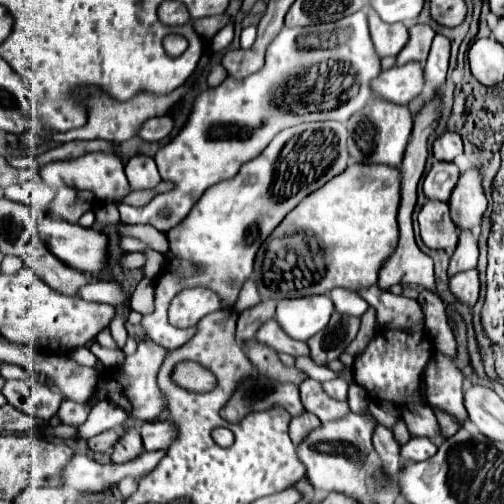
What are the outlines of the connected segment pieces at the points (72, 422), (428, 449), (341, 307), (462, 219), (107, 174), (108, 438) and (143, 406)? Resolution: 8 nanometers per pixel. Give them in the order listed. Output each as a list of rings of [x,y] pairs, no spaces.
[[[63,400],[57,416],[67,426],[79,426],[81,422],[85,422],[87,410],[85,410],[83,404],[77,404],[77,402],[71,402],[71,400]]]
[[[411,438],[401,446],[401,458],[409,462],[423,462],[437,452],[437,446],[429,438]]]
[[[333,288],[329,292],[335,310],[341,314],[349,314],[349,316],[363,316],[365,310],[369,308],[369,304],[365,300],[361,300],[361,296],[357,296],[357,292],[347,290],[347,288]]]
[[[469,168],[461,174],[451,200],[451,218],[457,222],[459,230],[479,230],[483,214],[487,210],[487,198],[481,186],[481,174]]]
[[[93,152],[93,154],[85,154],[81,158],[73,158],[73,160],[65,160],[65,162],[49,162],[45,164],[41,170],[41,176],[45,180],[49,180],[51,184],[55,180],[65,182],[67,186],[75,186],[77,190],[91,190],[95,192],[97,198],[101,198],[103,202],[115,202],[115,204],[123,204],[125,196],[131,192],[125,172],[123,162],[117,154],[103,154],[103,152]]]
[[[105,430],[105,432],[89,438],[87,446],[93,452],[109,452],[113,448],[113,442],[117,442],[117,432],[115,430]]]
[[[151,340],[139,342],[139,348],[133,356],[127,356],[121,368],[105,368],[99,380],[99,390],[119,404],[129,416],[141,418],[141,420],[153,420],[165,410],[165,400],[161,398],[161,392],[157,388],[157,370],[165,358],[165,348],[159,344],[153,344]]]

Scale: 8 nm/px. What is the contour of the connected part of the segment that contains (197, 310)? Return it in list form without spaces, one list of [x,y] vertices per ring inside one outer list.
[[[189,288],[173,298],[173,304],[169,306],[169,322],[177,328],[189,328],[215,310],[221,310],[217,292],[209,292],[209,288]]]

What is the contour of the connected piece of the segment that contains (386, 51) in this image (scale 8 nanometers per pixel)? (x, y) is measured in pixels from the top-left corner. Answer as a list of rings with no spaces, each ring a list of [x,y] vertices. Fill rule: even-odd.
[[[369,10],[369,30],[371,30],[371,38],[373,38],[373,44],[375,44],[375,50],[377,50],[377,54],[381,58],[397,56],[401,52],[401,48],[409,40],[405,24],[401,24],[401,22],[387,24],[373,10]]]

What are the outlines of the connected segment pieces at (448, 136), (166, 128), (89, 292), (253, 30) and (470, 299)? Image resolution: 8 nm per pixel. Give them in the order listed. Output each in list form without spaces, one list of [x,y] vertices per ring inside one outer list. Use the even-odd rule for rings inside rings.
[[[445,132],[443,136],[439,136],[433,144],[433,154],[437,160],[441,162],[453,162],[457,156],[463,154],[463,142],[459,134],[453,132]]]
[[[155,116],[155,118],[149,118],[141,130],[139,130],[139,136],[147,142],[151,140],[163,140],[169,132],[173,130],[173,118],[171,116]]]
[[[105,280],[87,284],[85,288],[81,288],[81,292],[77,292],[77,296],[83,300],[89,300],[89,302],[105,302],[105,304],[121,304],[127,300],[127,296],[123,294],[119,284],[105,282]]]
[[[248,26],[244,28],[240,35],[240,46],[242,49],[251,48],[252,44],[255,42],[257,37],[257,27]]]
[[[467,270],[467,272],[459,272],[457,276],[453,276],[453,280],[449,282],[449,290],[463,306],[467,306],[471,310],[479,298],[479,274],[477,274],[477,270]]]

